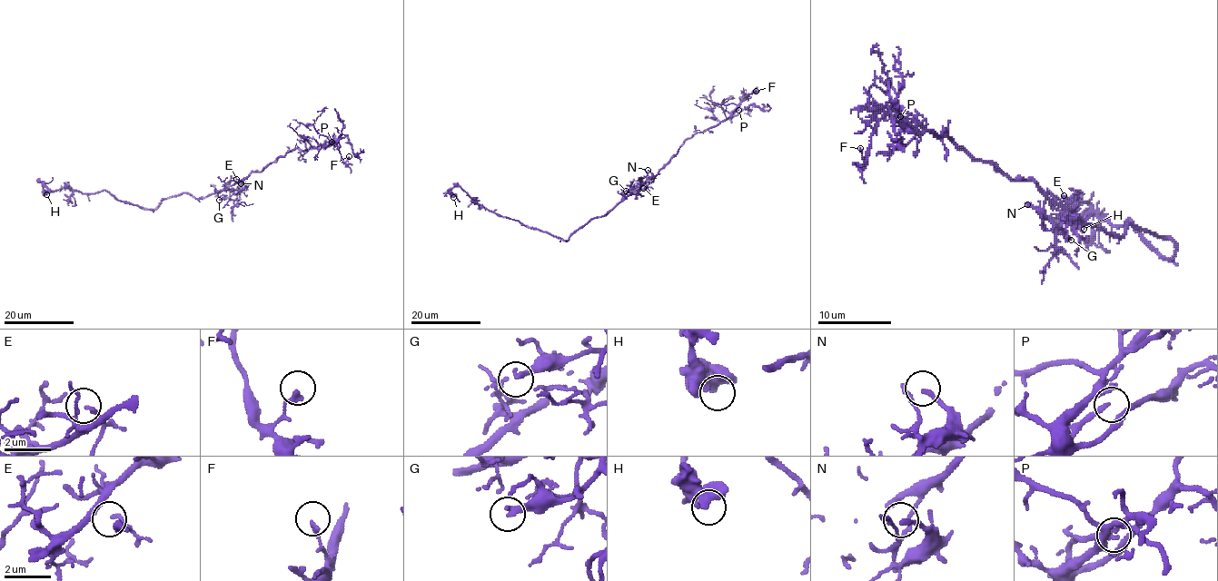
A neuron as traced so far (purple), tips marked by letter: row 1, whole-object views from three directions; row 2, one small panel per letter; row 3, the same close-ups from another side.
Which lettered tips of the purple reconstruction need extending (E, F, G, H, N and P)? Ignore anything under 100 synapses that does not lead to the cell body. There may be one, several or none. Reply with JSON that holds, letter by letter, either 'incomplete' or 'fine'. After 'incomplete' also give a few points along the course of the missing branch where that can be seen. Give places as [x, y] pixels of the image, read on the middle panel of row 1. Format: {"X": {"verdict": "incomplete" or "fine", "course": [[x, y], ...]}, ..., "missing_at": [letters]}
{"E": {"verdict": "fine"}, "F": {"verdict": "fine"}, "G": {"verdict": "fine"}, "H": {"verdict": "fine"}, "N": {"verdict": "fine"}, "P": {"verdict": "incomplete"}, "missing_at": ["P"]}

